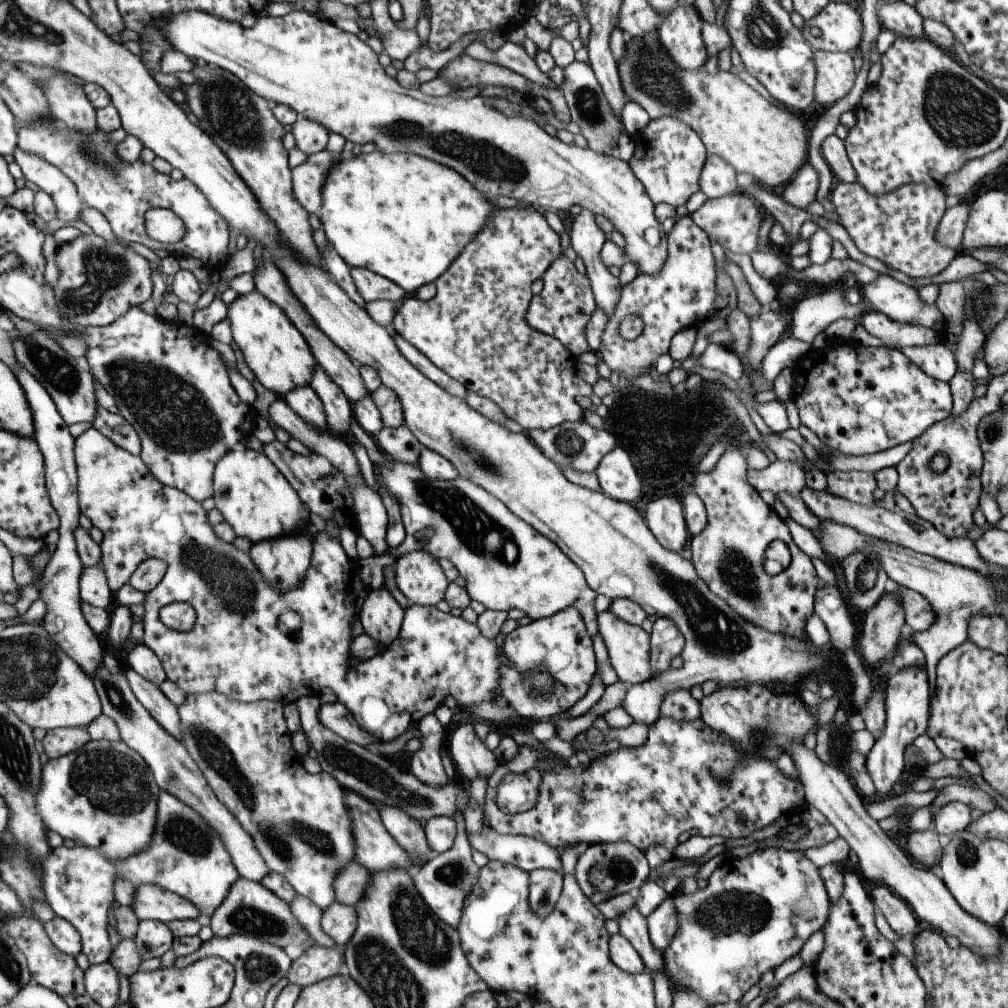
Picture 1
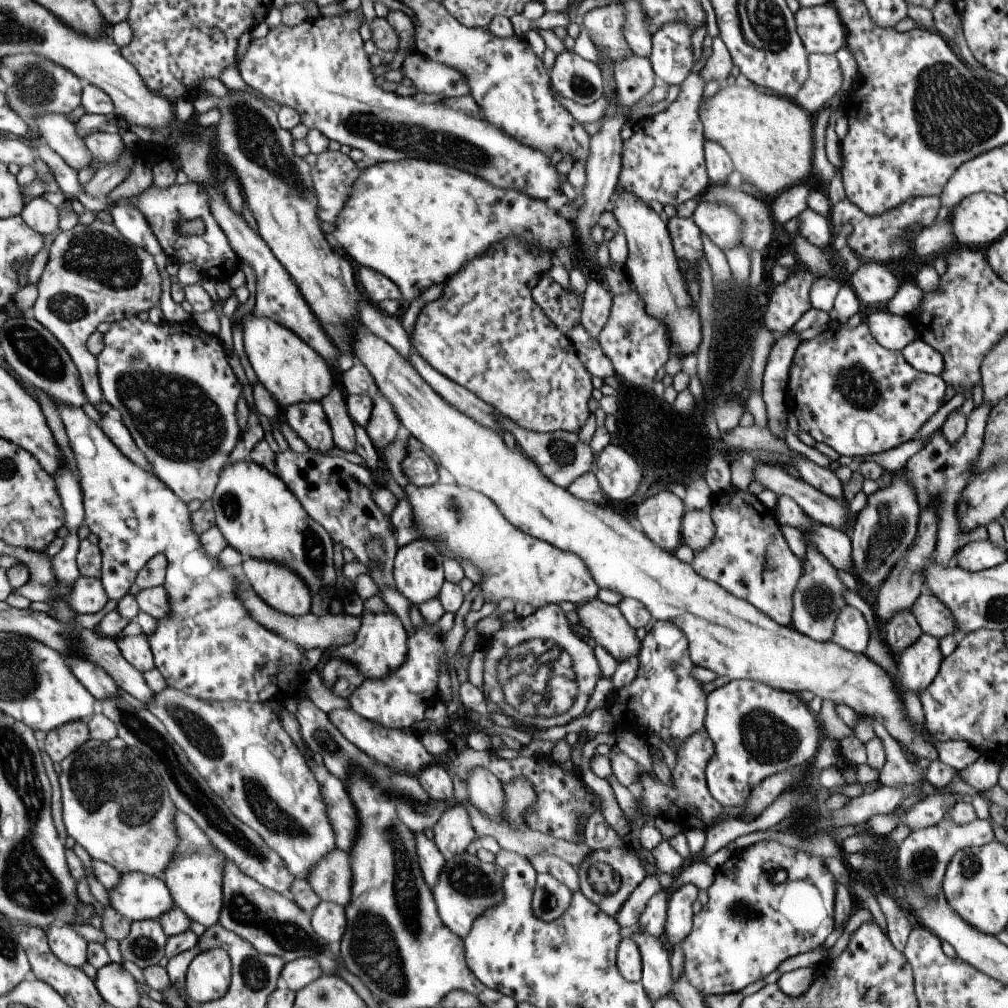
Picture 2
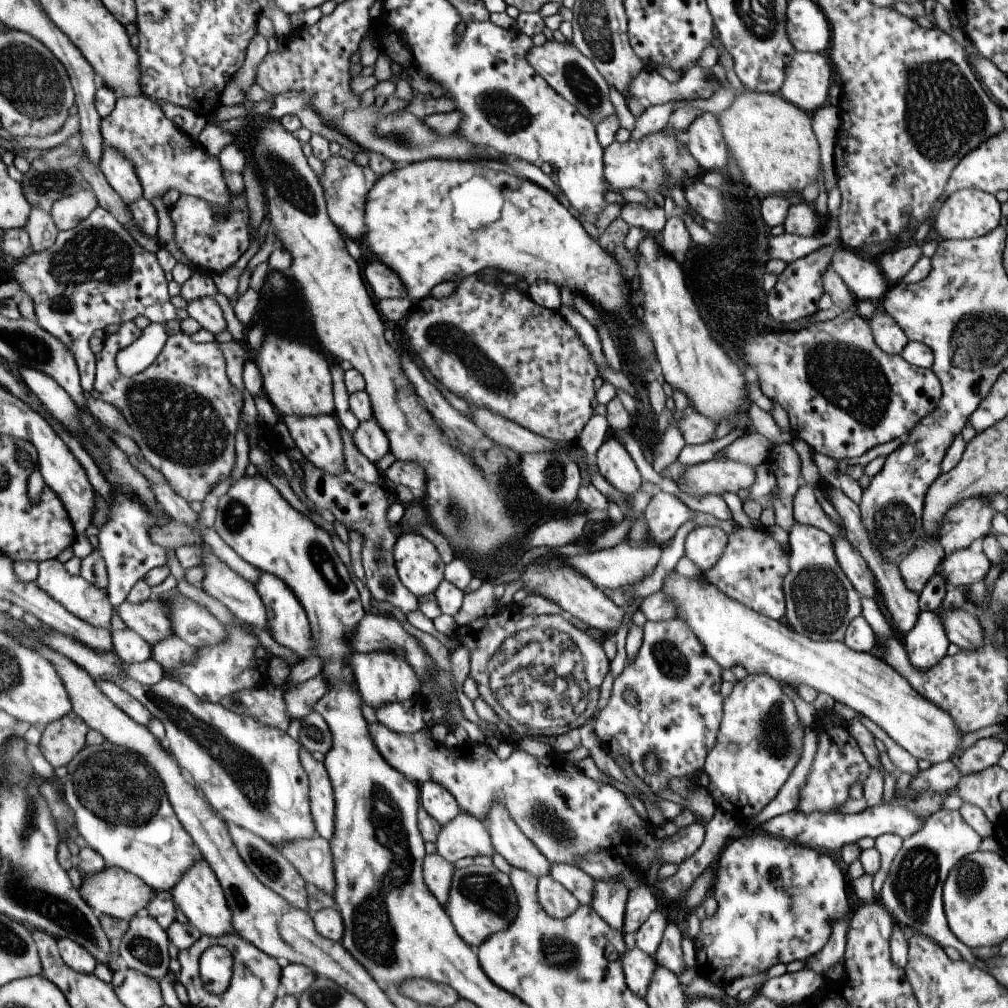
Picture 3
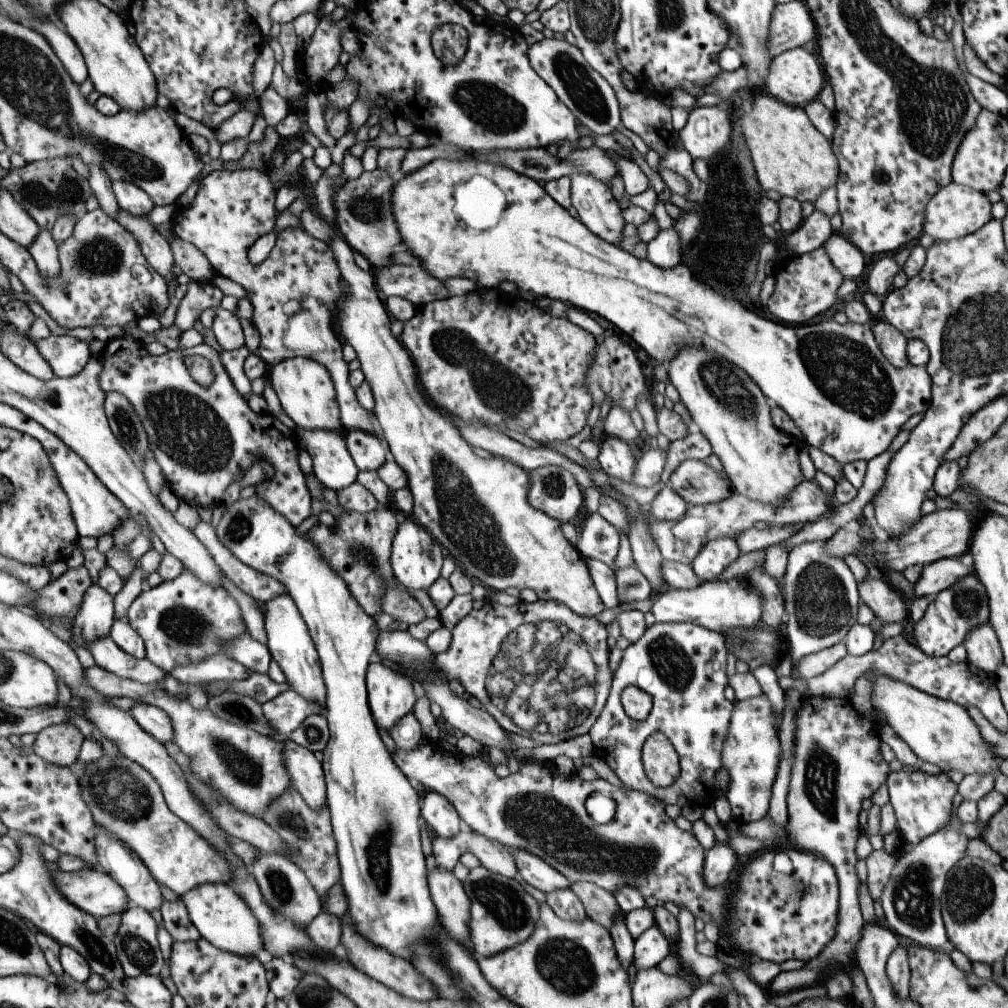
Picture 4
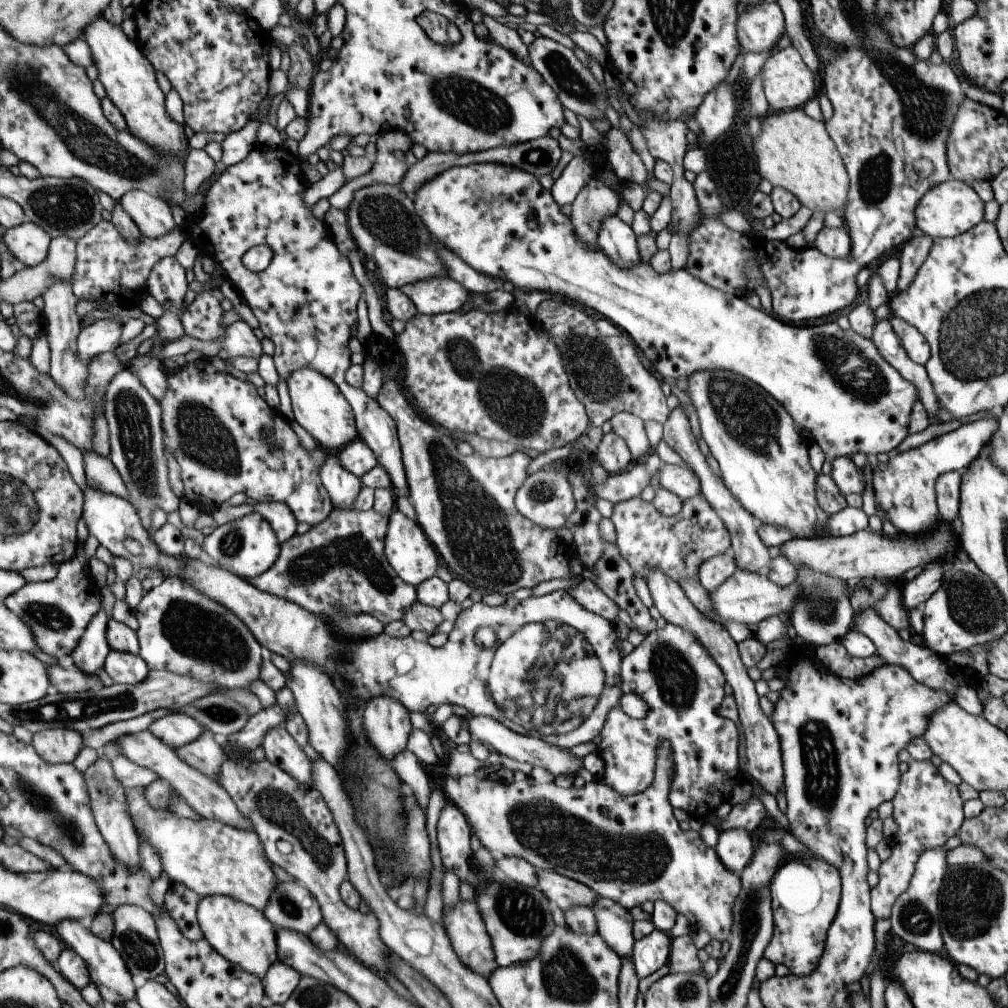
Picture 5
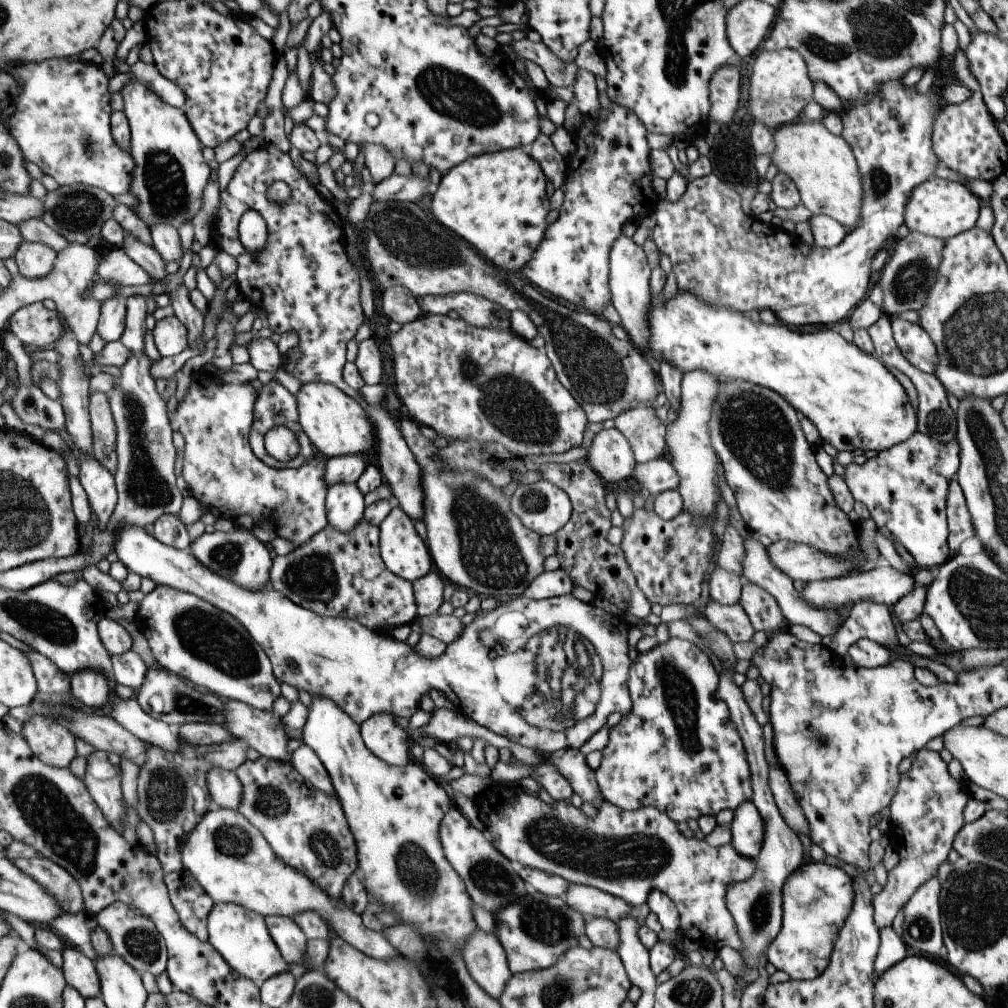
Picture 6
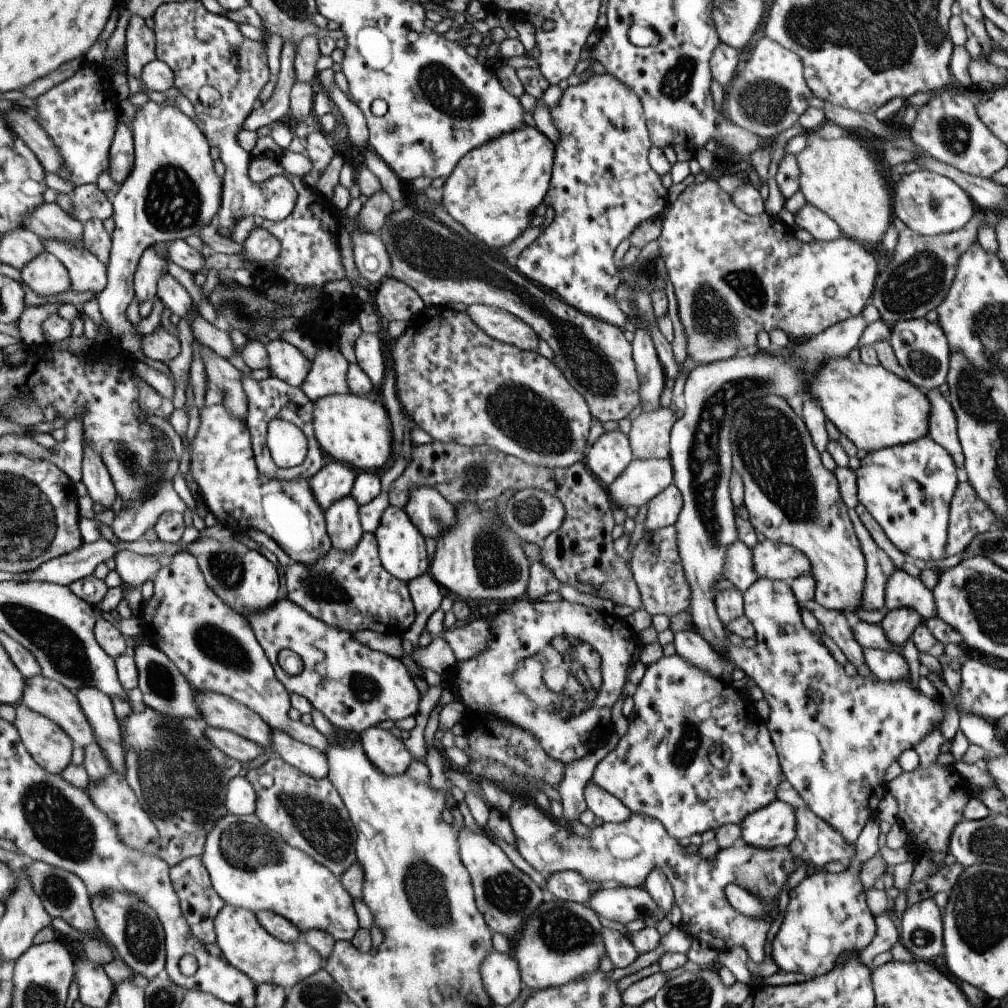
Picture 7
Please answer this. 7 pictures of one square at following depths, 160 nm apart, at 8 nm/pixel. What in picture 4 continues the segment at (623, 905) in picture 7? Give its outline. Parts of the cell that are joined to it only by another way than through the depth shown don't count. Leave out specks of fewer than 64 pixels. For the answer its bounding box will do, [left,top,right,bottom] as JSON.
[512,849,570,894]

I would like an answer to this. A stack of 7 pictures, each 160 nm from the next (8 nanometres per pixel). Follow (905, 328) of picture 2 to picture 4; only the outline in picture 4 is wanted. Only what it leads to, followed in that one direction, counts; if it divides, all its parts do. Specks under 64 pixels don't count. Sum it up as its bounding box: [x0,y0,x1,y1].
[871,317,911,369]

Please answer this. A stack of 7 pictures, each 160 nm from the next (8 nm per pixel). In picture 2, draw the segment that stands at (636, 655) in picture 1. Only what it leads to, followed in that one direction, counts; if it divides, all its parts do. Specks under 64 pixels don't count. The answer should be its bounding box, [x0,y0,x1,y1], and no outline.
[575,598,640,663]

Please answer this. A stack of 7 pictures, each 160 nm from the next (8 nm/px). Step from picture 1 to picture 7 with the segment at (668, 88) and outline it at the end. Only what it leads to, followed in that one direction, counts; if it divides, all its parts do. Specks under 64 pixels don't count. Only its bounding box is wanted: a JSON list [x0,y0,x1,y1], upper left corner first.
[795,132,893,251]

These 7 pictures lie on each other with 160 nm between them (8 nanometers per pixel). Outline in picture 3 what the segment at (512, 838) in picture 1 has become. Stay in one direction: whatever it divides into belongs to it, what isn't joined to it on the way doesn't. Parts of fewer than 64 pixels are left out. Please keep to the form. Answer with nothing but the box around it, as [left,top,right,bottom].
[548,864,593,905]

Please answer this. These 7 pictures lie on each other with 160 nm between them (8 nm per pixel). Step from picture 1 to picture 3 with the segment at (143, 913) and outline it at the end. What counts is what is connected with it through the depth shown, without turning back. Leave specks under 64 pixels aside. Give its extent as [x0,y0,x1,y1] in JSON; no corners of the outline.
[77,867,153,922]

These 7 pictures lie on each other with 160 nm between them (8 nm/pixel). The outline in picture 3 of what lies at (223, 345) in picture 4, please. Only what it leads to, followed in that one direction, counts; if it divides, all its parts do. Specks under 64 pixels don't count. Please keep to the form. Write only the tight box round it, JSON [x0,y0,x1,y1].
[185,296,226,337]

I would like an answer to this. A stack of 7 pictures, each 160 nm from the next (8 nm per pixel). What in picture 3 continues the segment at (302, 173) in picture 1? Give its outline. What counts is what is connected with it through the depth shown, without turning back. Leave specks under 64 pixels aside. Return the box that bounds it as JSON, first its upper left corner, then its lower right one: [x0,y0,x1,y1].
[318,155,376,243]

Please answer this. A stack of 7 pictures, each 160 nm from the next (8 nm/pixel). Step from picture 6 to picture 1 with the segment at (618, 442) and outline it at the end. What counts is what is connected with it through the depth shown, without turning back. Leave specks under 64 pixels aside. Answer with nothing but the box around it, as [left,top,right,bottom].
[595,447,641,504]

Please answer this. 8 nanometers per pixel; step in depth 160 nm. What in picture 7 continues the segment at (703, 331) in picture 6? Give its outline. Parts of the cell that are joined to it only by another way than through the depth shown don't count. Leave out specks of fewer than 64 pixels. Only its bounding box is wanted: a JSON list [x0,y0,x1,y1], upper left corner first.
[808,357,930,450]

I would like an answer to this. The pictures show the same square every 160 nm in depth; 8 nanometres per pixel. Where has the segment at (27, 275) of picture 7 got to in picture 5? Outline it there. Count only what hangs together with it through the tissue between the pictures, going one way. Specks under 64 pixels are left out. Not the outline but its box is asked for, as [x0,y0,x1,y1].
[3,221,51,267]

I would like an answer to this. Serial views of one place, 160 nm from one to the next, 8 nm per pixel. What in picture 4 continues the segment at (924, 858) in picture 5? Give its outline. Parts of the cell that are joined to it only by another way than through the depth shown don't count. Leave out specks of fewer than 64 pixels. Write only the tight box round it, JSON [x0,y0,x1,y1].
[877,793,968,954]

